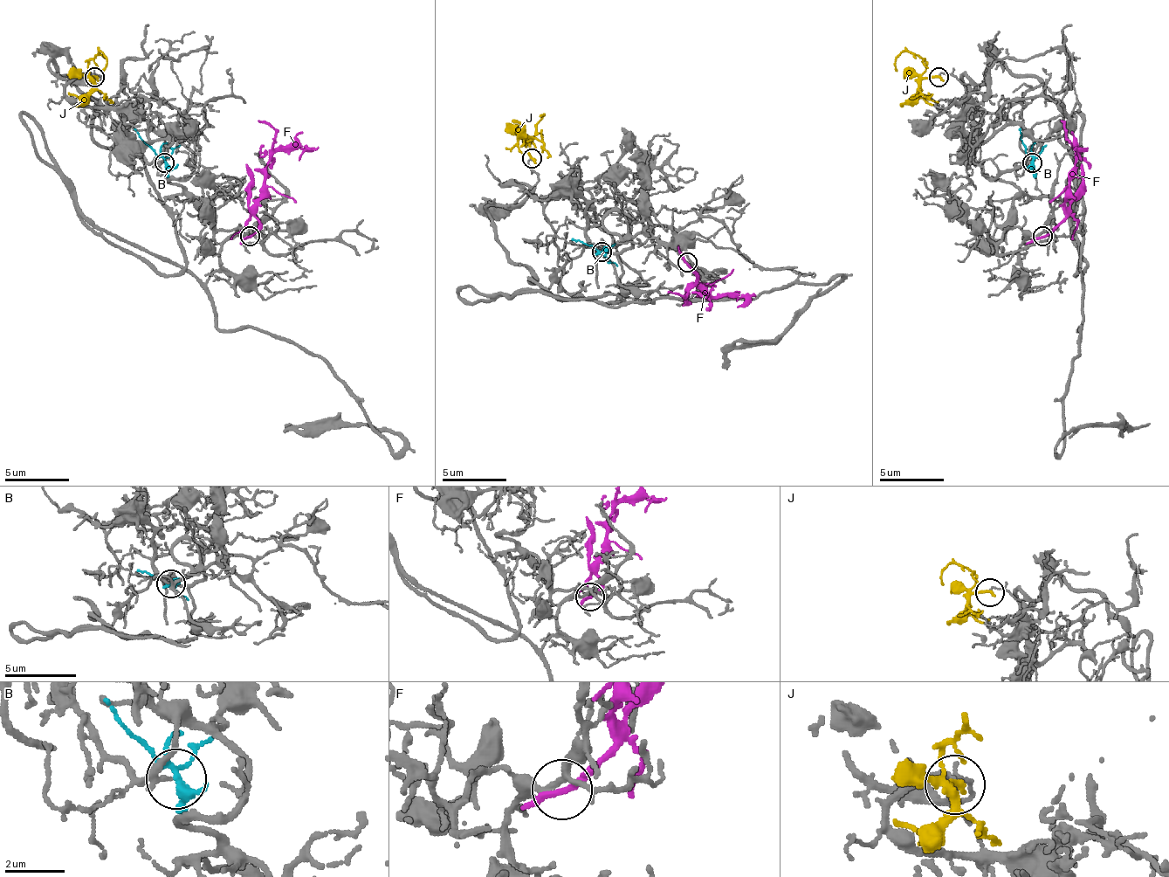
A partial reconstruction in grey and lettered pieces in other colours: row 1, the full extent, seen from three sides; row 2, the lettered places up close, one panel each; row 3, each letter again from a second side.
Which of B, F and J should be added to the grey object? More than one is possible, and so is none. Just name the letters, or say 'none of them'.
none of them

